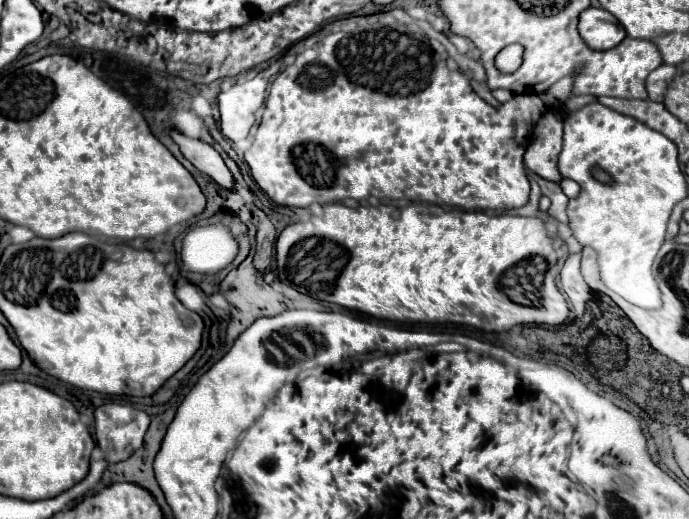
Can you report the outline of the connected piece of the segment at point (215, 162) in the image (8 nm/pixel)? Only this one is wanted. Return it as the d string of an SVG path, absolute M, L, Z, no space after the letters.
M172 130L172 140L180 146L180 152L184 154L186 160L192 162L192 166L196 166L202 174L210 176L218 186L226 190L234 190L234 180L228 166L210 144L202 140L192 140L176 130Z

